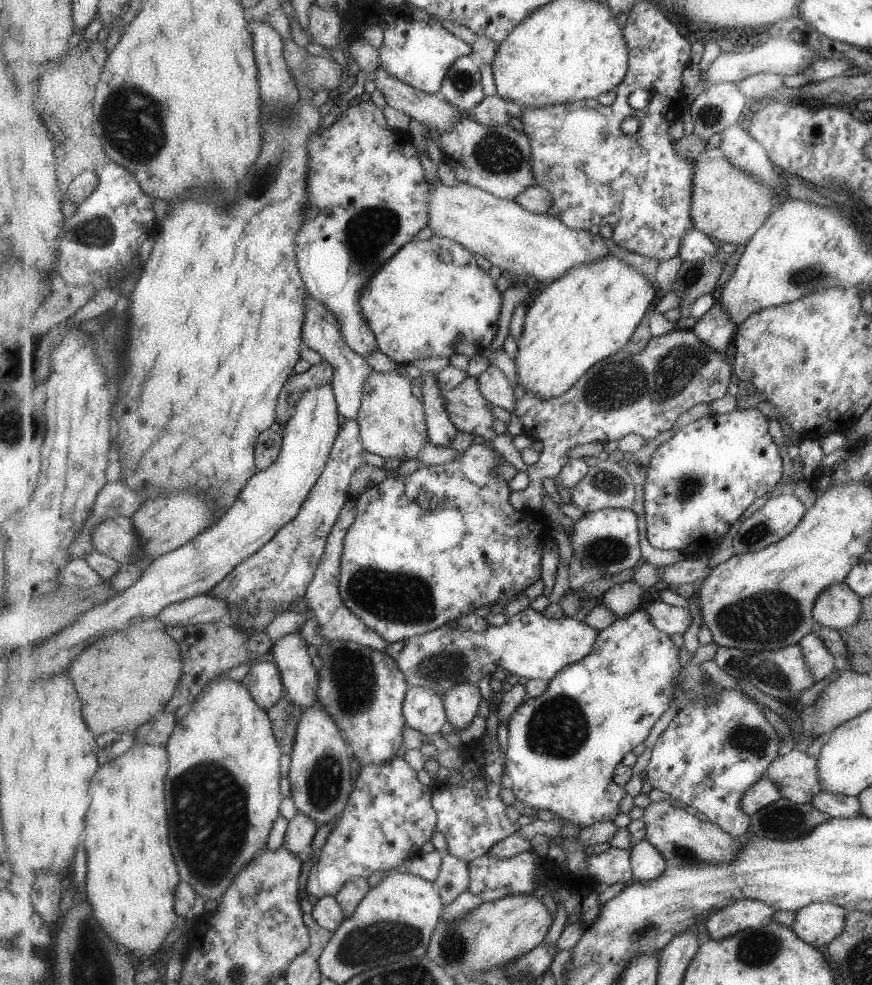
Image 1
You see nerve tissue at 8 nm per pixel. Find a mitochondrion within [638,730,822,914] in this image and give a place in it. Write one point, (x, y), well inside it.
(781, 819)

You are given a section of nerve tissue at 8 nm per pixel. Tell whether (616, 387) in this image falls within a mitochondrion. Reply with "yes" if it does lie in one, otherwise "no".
yes

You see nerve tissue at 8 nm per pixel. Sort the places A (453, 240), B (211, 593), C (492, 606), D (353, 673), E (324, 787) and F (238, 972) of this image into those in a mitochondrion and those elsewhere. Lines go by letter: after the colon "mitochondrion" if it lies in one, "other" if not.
A: other
B: other
C: other
D: mitochondrion
E: mitochondrion
F: mitochondrion

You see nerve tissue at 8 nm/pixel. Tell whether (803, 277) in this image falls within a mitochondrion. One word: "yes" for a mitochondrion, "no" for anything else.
yes

